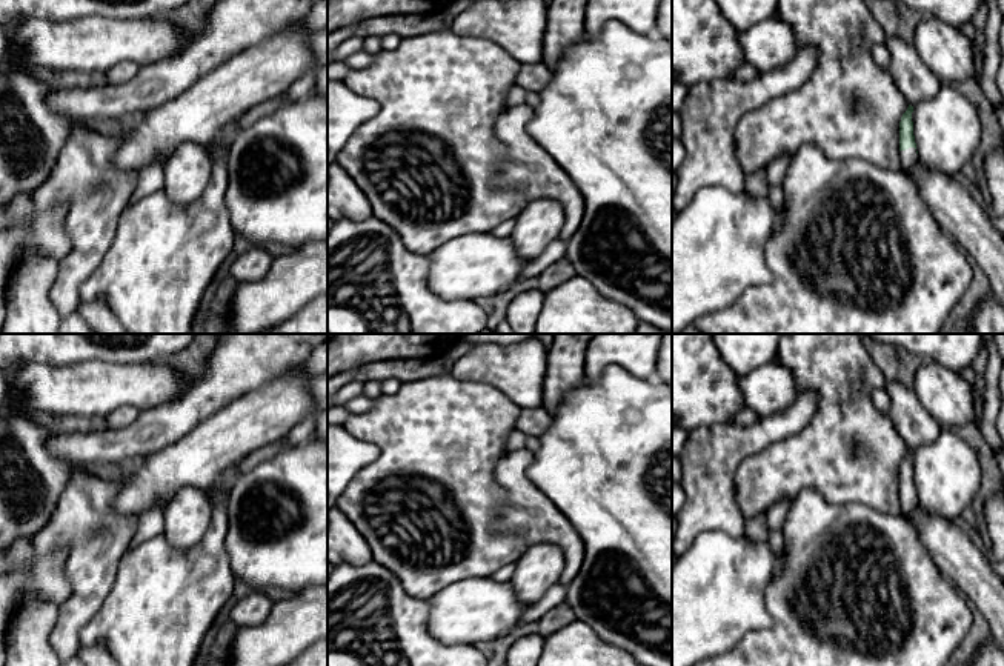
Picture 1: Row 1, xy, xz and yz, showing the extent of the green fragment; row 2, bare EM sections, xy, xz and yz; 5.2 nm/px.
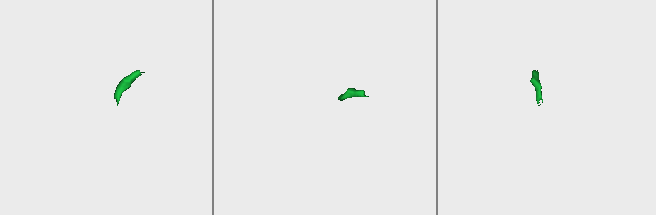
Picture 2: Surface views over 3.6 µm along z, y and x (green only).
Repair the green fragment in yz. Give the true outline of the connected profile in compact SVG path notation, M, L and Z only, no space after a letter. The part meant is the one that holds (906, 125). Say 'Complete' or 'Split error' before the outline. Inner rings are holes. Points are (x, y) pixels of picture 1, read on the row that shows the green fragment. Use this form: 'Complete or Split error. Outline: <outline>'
Split error. Outline: M909 105L907 111L903 114L899 122L899 151L903 171L912 177L915 163L918 162L916 143L913 135L913 122L912 122L913 106Z

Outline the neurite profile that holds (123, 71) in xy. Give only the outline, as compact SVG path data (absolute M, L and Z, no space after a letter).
M123 62L118 63L117 66L111 68L106 75L112 83L120 83L131 80L138 71L138 65L134 62Z

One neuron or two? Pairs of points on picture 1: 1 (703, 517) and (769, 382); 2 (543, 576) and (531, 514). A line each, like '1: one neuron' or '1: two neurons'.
1: two neurons
2: two neurons

